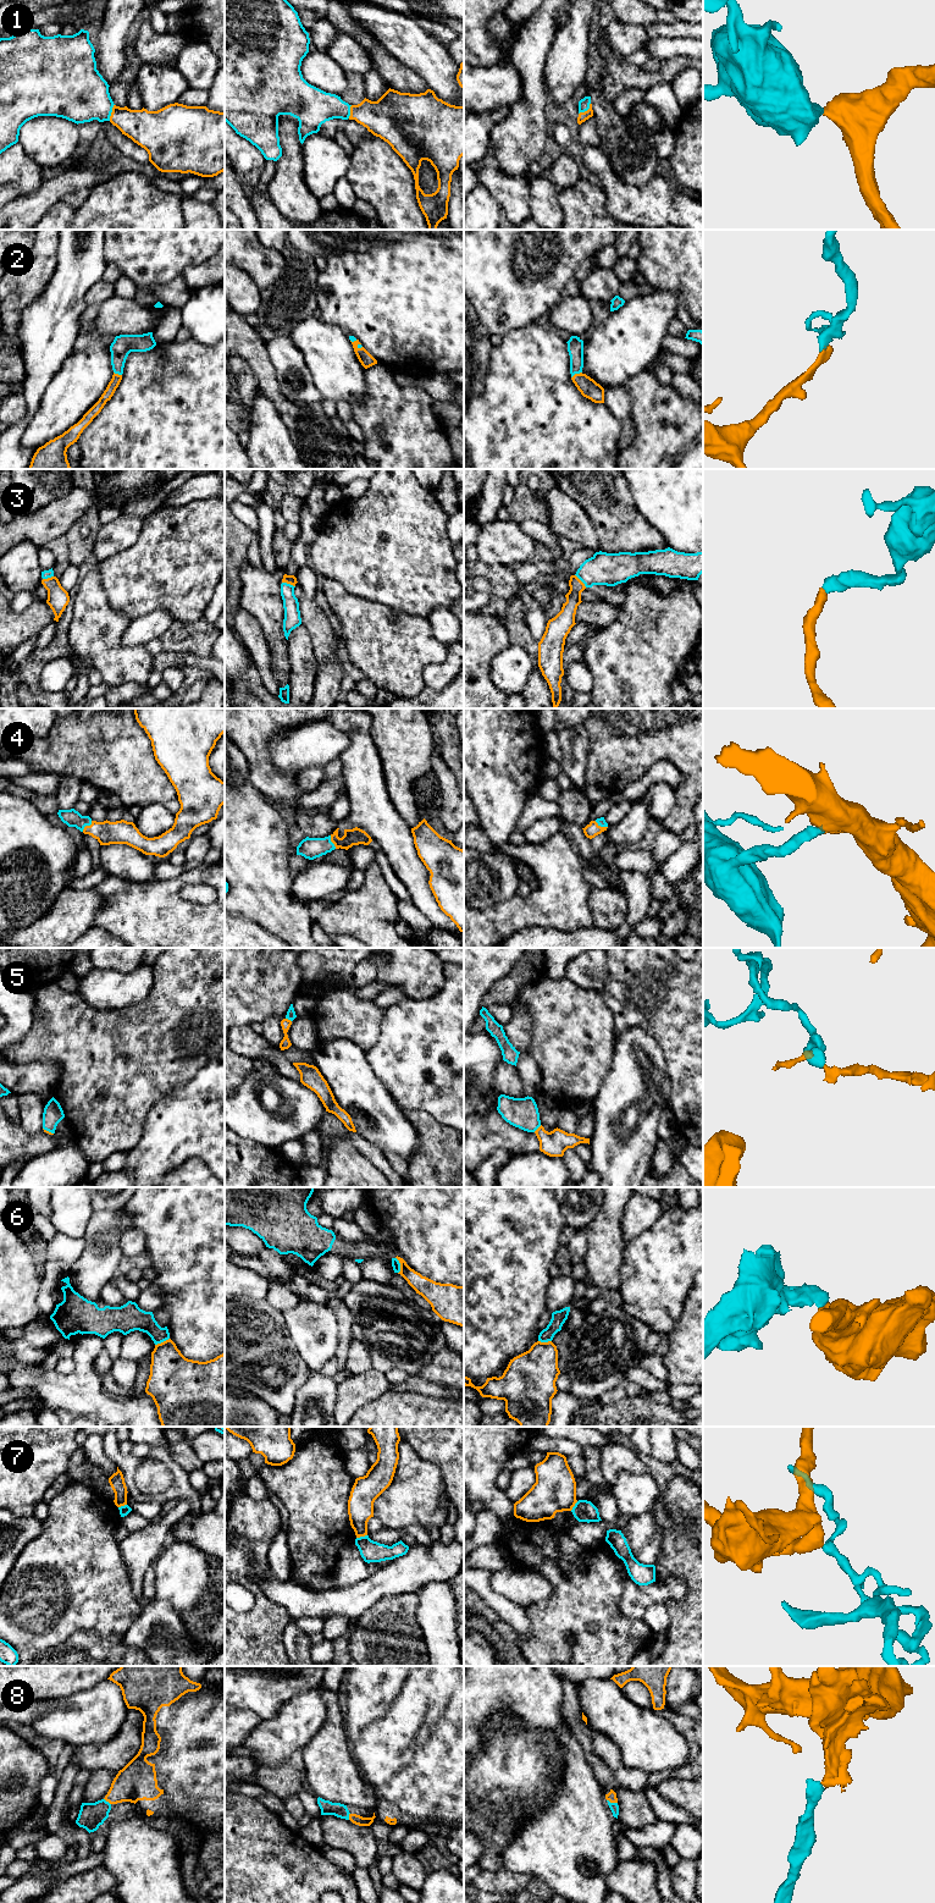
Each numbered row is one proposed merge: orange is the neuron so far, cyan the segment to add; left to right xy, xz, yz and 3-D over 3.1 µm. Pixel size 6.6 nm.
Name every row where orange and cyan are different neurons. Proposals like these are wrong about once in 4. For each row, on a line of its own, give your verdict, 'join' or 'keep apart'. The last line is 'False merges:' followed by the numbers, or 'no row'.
1: join
2: join
3: join
4: join
5: join
6: keep apart
7: keep apart
8: join
False merges: 6, 7

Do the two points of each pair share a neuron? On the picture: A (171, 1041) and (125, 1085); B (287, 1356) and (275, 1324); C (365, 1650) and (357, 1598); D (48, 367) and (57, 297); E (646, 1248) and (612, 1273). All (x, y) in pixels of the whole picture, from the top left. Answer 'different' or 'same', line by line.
A: same
B: same
C: different
D: same
E: different

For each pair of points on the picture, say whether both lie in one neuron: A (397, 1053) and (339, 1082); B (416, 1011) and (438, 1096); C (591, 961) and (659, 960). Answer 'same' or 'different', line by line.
A: different
B: same
C: different

